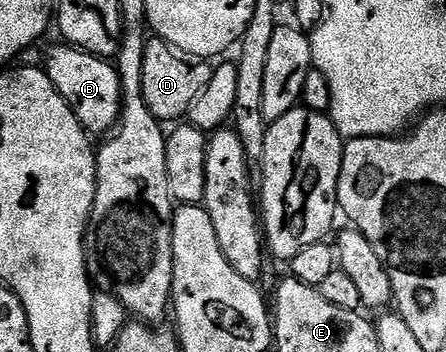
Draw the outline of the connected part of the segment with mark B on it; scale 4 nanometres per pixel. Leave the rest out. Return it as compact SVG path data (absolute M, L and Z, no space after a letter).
M67 43L60 44L53 49L50 48L46 56L45 70L52 85L75 111L76 118L87 133L108 134L121 116L122 87L116 66L104 58L83 52Z

